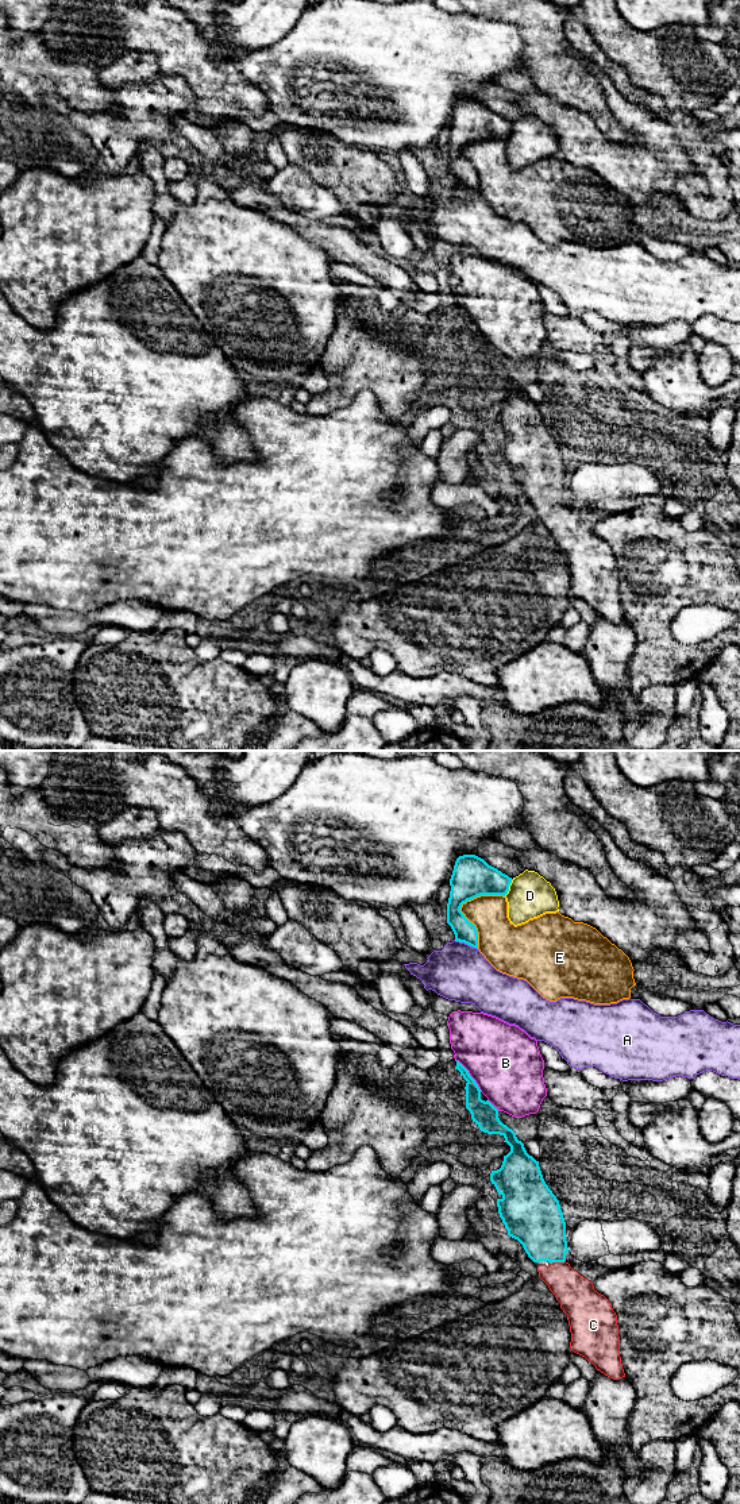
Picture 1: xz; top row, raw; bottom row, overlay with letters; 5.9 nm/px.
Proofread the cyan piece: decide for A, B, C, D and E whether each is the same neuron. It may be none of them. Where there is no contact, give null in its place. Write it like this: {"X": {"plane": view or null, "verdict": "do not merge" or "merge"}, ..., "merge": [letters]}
{"A": {"plane": "xz", "verdict": "do not merge"}, "B": {"plane": "xz", "verdict": "do not merge"}, "C": {"plane": "xz", "verdict": "merge"}, "D": {"plane": "xz", "verdict": "do not merge"}, "E": {"plane": "xz", "verdict": "do not merge"}, "merge": ["C"]}

